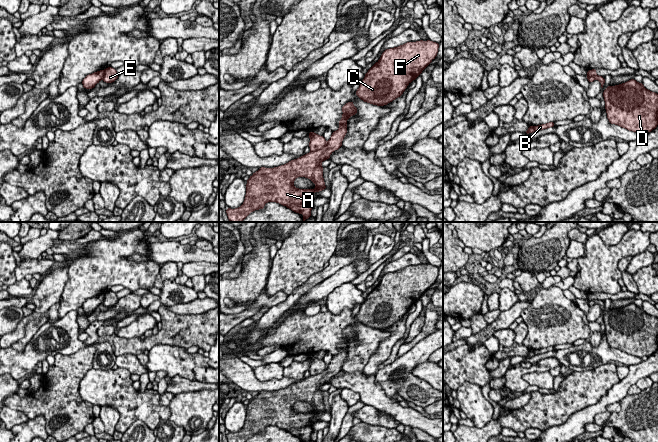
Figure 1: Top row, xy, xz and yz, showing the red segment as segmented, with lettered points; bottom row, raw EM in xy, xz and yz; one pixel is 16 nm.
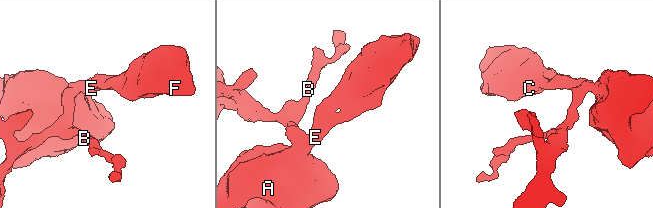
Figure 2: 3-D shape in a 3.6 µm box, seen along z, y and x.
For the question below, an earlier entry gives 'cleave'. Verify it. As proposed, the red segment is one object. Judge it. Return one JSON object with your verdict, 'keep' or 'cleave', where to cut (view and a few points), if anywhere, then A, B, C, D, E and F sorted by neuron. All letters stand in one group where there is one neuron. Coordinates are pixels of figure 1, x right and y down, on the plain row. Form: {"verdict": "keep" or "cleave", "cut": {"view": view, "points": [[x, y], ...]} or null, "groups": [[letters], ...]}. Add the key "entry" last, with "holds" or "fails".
{"verdict": "cleave", "cut": {"view": "xz", "points": [[327, 366], [321, 372], [311, 375]]}, "groups": [["A", "C", "D", "E", "F"], ["B"]], "entry": "holds"}

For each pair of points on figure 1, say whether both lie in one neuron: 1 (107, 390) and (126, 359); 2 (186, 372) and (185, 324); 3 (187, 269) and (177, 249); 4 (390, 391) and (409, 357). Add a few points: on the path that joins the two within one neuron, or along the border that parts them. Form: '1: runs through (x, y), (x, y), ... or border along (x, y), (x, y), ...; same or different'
1: border along (118, 367), (123, 367), (131, 373); different
2: border along (163, 344), (172, 344), (186, 348); different
3: border along (208, 261), (190, 261), (183, 264); different
4: runs through (386, 381), (386, 375), (399, 365); same

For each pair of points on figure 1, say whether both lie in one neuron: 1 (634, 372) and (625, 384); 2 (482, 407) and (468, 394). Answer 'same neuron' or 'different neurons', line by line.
1: same neuron
2: same neuron

